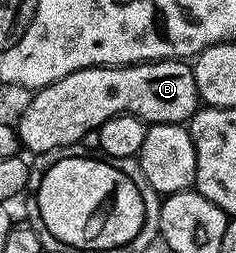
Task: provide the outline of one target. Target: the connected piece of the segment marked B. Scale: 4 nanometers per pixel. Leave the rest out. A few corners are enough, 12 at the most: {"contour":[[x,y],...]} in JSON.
{"contour":[[183,59],[73,71],[17,122],[31,153],[105,119],[181,125],[201,108]]}

